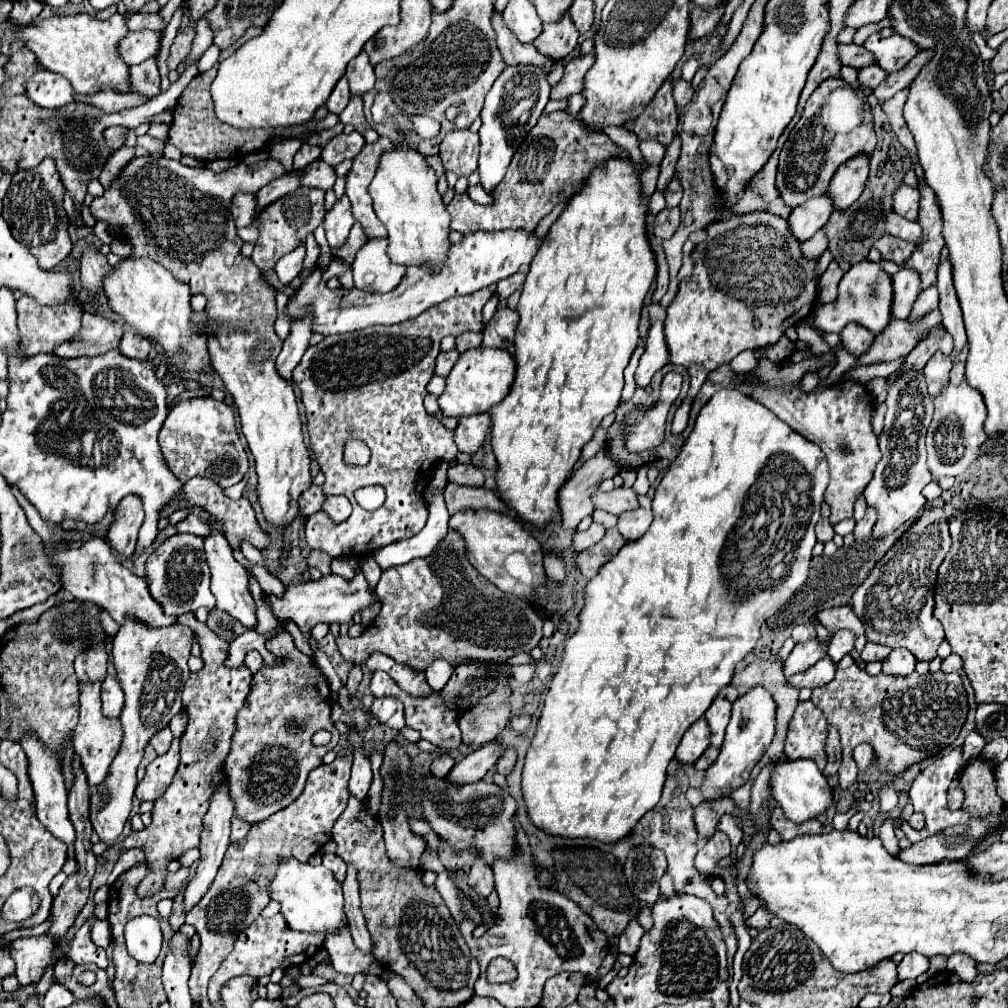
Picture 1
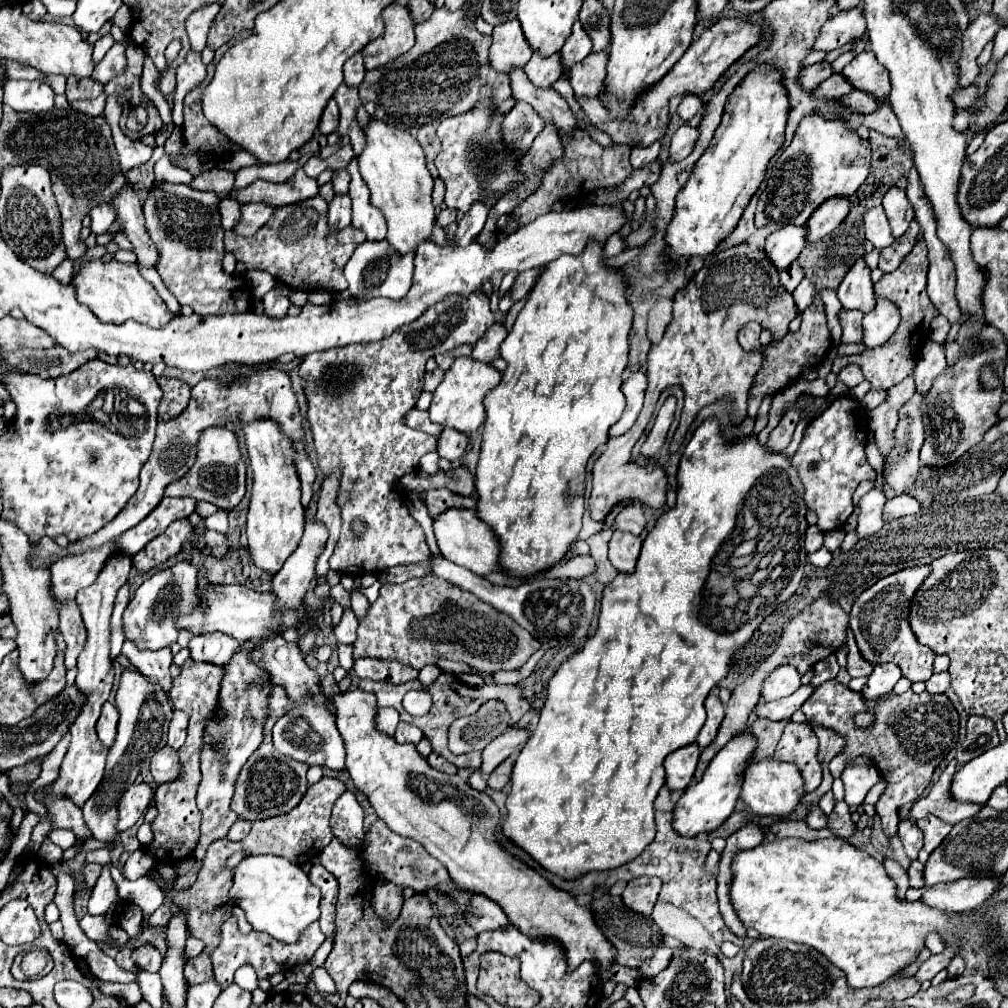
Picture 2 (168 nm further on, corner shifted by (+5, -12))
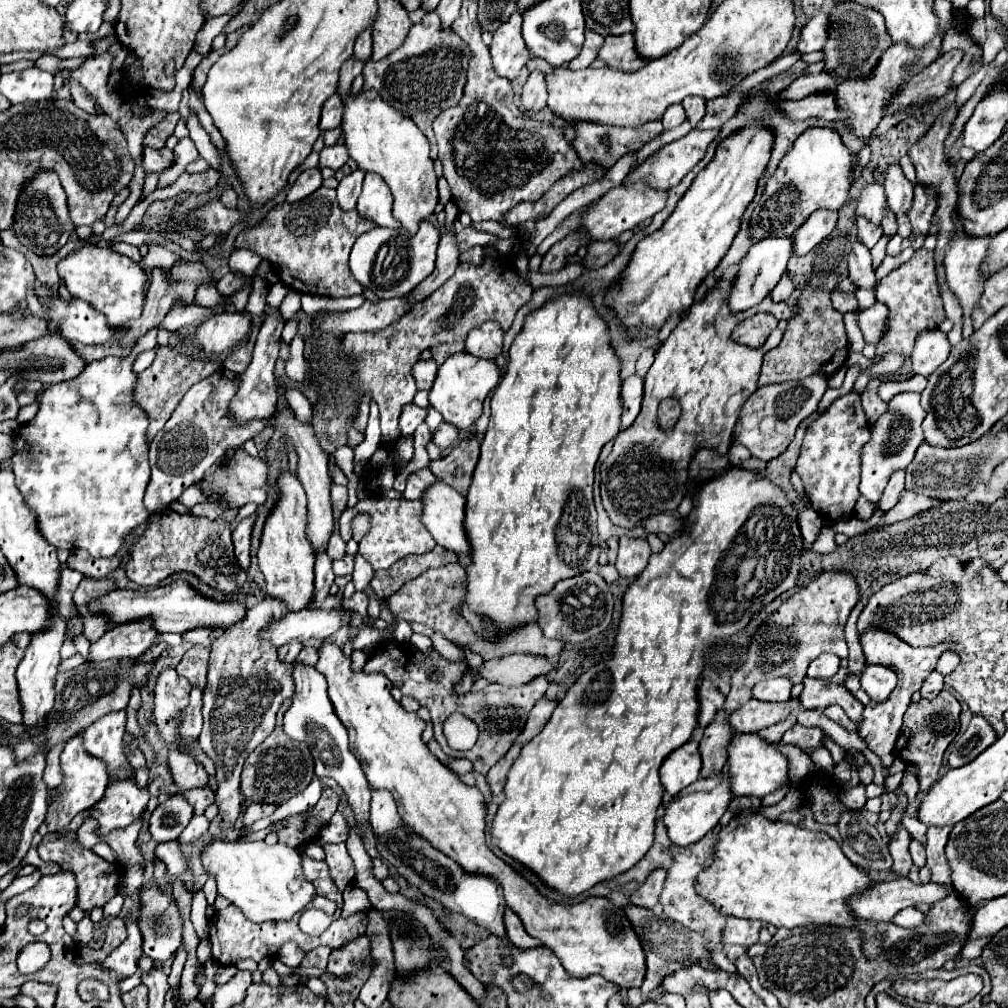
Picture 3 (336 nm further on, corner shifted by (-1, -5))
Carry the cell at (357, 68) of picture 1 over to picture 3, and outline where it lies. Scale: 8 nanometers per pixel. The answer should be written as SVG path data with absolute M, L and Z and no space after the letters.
M370 27L366 31L362 31L362 35L358 35L356 39L356 45L354 45L354 57L356 59L362 59L362 61L368 61L370 55L372 55L372 37L370 37Z

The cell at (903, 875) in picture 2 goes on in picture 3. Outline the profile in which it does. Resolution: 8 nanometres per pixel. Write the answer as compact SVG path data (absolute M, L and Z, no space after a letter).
M910 907L910 909L899 911L892 921L900 927L918 927L922 923L922 919L924 919L924 913L918 911L916 907Z

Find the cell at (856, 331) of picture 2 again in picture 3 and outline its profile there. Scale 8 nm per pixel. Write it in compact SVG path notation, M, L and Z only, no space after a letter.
M838 289L832 291L832 305L840 313L848 313L848 311L858 309L858 301L856 301L854 293L844 293L844 291L838 291Z

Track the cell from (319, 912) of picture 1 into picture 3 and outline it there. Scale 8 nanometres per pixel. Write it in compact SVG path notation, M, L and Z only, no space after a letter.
M210 839L202 847L202 865L208 877L216 879L218 895L226 897L256 923L292 919L316 895L314 885L302 873L300 853L282 843L266 845L264 841Z

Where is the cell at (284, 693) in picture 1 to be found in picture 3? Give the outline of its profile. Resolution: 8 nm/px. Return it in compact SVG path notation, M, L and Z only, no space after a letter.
M284 701L278 711L276 729L272 735L262 741L248 757L242 769L242 795L250 801L264 801L264 803L282 803L290 797L298 795L308 787L308 783L314 777L314 759L310 755L310 749L304 743L298 743L290 739L282 729L282 717L288 711L290 701Z

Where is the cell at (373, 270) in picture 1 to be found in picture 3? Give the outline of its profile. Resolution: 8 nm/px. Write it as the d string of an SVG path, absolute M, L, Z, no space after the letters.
M422 221L416 235L406 235L406 229L374 227L354 243L350 253L350 271L358 283L372 289L380 299L408 295L434 271L438 239L440 231L430 221Z

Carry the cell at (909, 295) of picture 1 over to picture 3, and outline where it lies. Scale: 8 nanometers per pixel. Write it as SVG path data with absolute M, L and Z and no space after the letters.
M874 303L872 307L862 309L858 313L858 327L864 335L864 341L876 345L886 331L886 307L882 303Z

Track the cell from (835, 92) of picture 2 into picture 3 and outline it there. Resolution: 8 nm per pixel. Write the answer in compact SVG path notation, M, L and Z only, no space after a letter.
M822 71L818 75L806 75L806 77L794 79L786 89L778 93L778 97L780 99L804 99L822 87L832 87L834 83L838 83L838 77L834 73Z

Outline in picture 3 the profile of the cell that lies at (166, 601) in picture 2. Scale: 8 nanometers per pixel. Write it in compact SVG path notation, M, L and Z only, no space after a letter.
M146 619L124 623L120 627L114 627L102 635L96 643L92 643L88 661L98 663L106 659L138 659L158 637L158 631L146 623Z

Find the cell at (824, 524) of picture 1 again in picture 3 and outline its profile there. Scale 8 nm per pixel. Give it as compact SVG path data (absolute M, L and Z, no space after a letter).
M798 511L798 525L806 543L814 543L822 529L822 519L816 511Z

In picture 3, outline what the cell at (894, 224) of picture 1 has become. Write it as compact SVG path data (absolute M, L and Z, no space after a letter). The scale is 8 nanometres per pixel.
M870 183L862 189L860 197L858 197L858 205L856 205L856 213L870 219L872 223L880 225L882 215L886 209L886 195L884 195L884 187L878 183Z

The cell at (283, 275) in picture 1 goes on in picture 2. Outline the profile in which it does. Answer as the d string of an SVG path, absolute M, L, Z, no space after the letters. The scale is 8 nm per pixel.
M276 284L276 286L262 298L262 302L264 302L264 312L270 314L270 316L278 316L278 318L286 314L288 304L290 304L290 300L280 292L280 288L286 288L286 286L284 286L284 284Z

